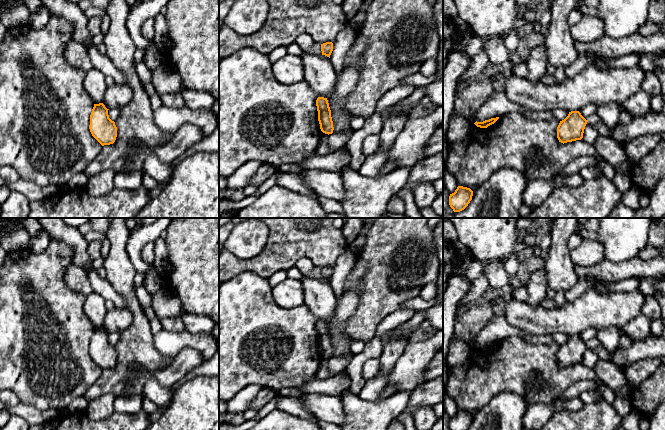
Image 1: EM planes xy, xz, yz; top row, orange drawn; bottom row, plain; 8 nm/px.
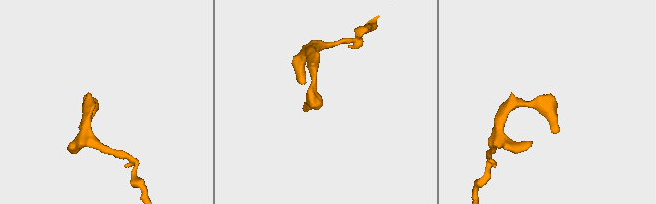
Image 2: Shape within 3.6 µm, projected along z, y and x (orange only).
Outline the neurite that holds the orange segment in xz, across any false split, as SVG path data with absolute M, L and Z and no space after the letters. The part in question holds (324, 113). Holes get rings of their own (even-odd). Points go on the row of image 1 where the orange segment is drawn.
M318 97L316 100L316 106L321 131L328 135L332 134L334 127L327 98Z

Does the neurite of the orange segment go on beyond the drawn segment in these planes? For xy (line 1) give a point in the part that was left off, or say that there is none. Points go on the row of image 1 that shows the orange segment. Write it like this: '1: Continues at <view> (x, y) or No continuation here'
1: No continuation here

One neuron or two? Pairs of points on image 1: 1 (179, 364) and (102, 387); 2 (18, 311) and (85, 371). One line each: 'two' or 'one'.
1: two
2: one

